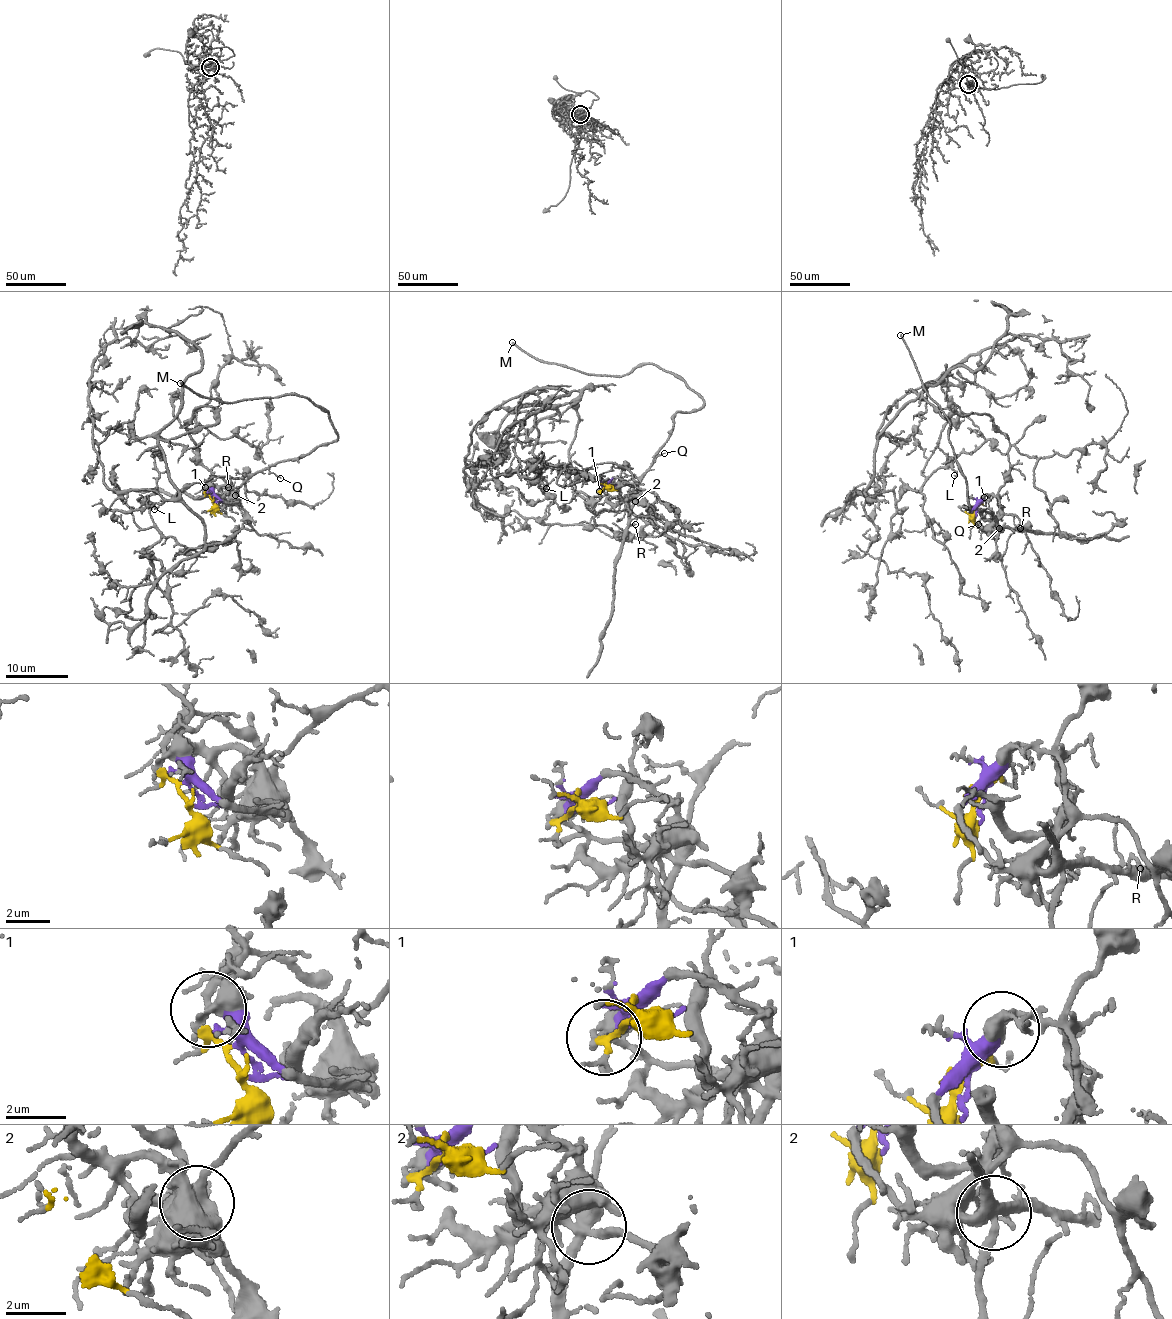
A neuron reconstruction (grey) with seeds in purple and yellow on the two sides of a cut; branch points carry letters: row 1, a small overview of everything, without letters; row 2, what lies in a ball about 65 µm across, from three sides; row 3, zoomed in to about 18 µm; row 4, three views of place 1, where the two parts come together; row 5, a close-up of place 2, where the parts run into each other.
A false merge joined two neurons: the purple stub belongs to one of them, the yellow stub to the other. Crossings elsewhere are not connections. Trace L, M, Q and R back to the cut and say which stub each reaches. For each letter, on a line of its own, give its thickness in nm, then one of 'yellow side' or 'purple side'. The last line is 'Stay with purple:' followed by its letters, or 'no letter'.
L: 150 nm | yellow side
M: 200 nm | purple side
Q: 90 nm | purple side
R: 150 nm | purple side
Stay with purple: M, Q, R

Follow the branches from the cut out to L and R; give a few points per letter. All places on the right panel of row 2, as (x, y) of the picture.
L: (976, 512), (1005, 481), (1009, 438), (920, 393), (857, 490), (897, 500), (938, 468), (954, 476)
R: (976, 512), (976, 508), (971, 512), (971, 516), (983, 528), (1021, 528)

